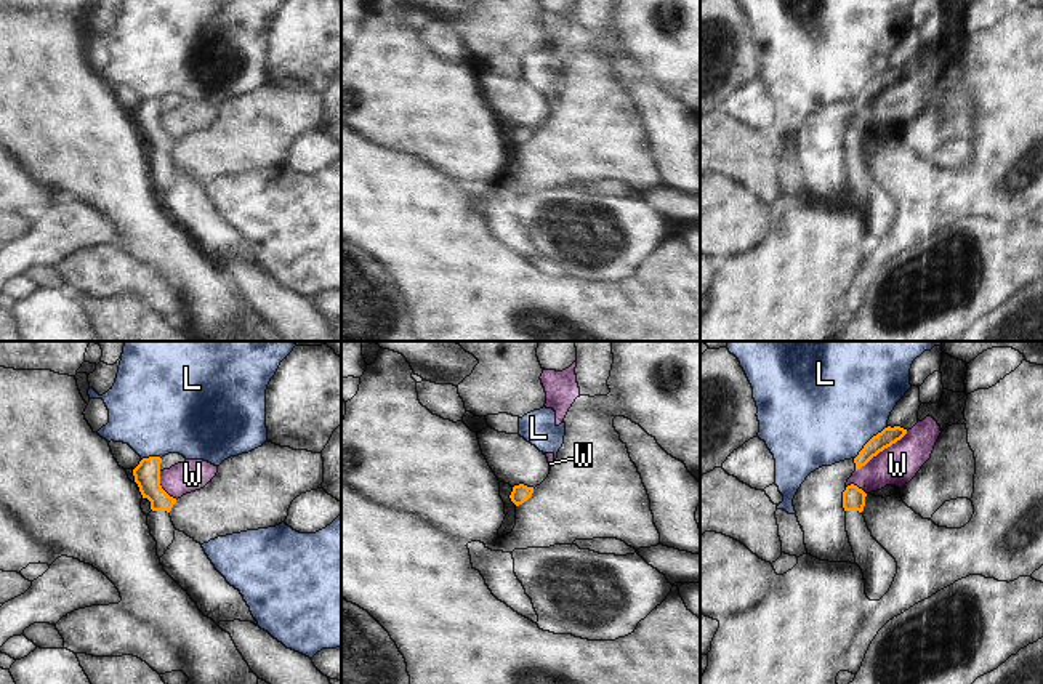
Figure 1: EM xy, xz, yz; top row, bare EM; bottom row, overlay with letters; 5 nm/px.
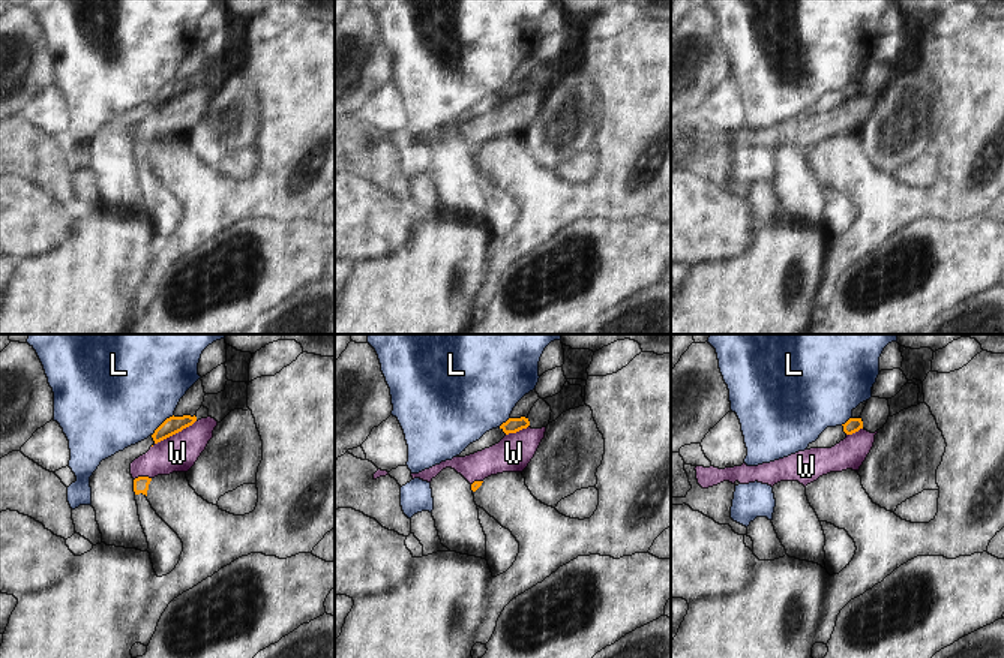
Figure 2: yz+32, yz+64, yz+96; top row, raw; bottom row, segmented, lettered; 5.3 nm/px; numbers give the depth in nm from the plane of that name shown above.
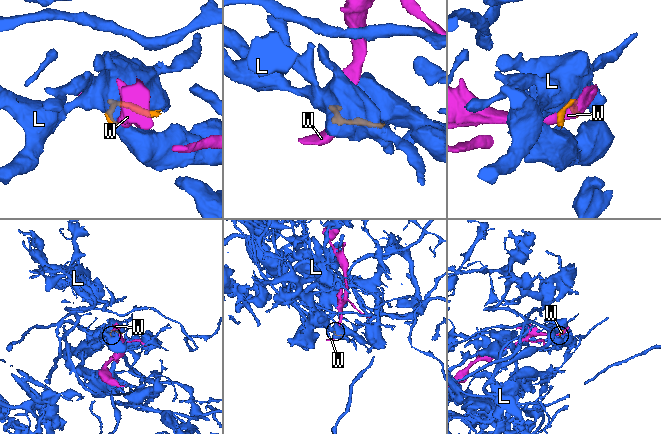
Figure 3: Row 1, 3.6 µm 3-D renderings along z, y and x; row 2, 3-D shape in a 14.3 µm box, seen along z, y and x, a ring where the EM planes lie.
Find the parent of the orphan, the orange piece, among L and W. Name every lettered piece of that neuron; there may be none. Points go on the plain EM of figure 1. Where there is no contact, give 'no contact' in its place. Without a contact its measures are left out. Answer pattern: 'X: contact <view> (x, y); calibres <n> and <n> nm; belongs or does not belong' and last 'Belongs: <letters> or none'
L: contact yz (869, 82); calibres 90 and 500 nm; does not belong
W: contact yz (881, 92); calibres 90 and 200 nm; does not belong
Belongs: none

